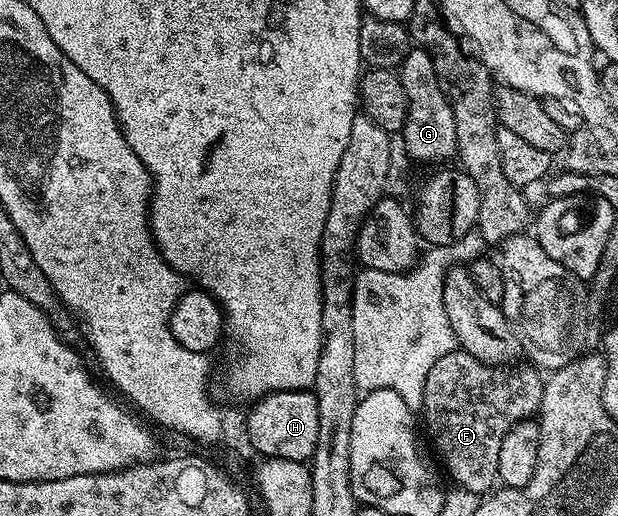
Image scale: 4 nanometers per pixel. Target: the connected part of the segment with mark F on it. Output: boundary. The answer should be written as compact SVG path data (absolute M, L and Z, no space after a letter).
M457 350L438 358L438 362L430 366L430 374L426 374L422 415L428 436L437 454L444 459L445 470L452 475L451 483L478 497L491 493L497 487L498 446L502 446L502 438L518 422L531 420L540 411L545 377L535 367L516 367L520 366L483 364L470 353Z

